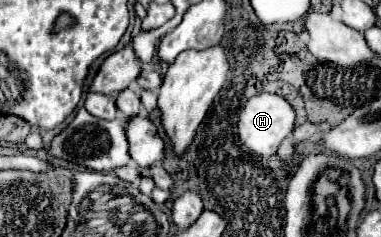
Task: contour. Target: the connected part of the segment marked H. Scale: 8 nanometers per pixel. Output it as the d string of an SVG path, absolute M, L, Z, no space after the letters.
M259 93L255 97L251 97L245 105L245 109L241 111L239 117L239 139L241 143L247 147L249 153L255 155L275 155L277 147L281 145L281 141L295 129L295 111L293 107L279 95L271 95L271 93Z

